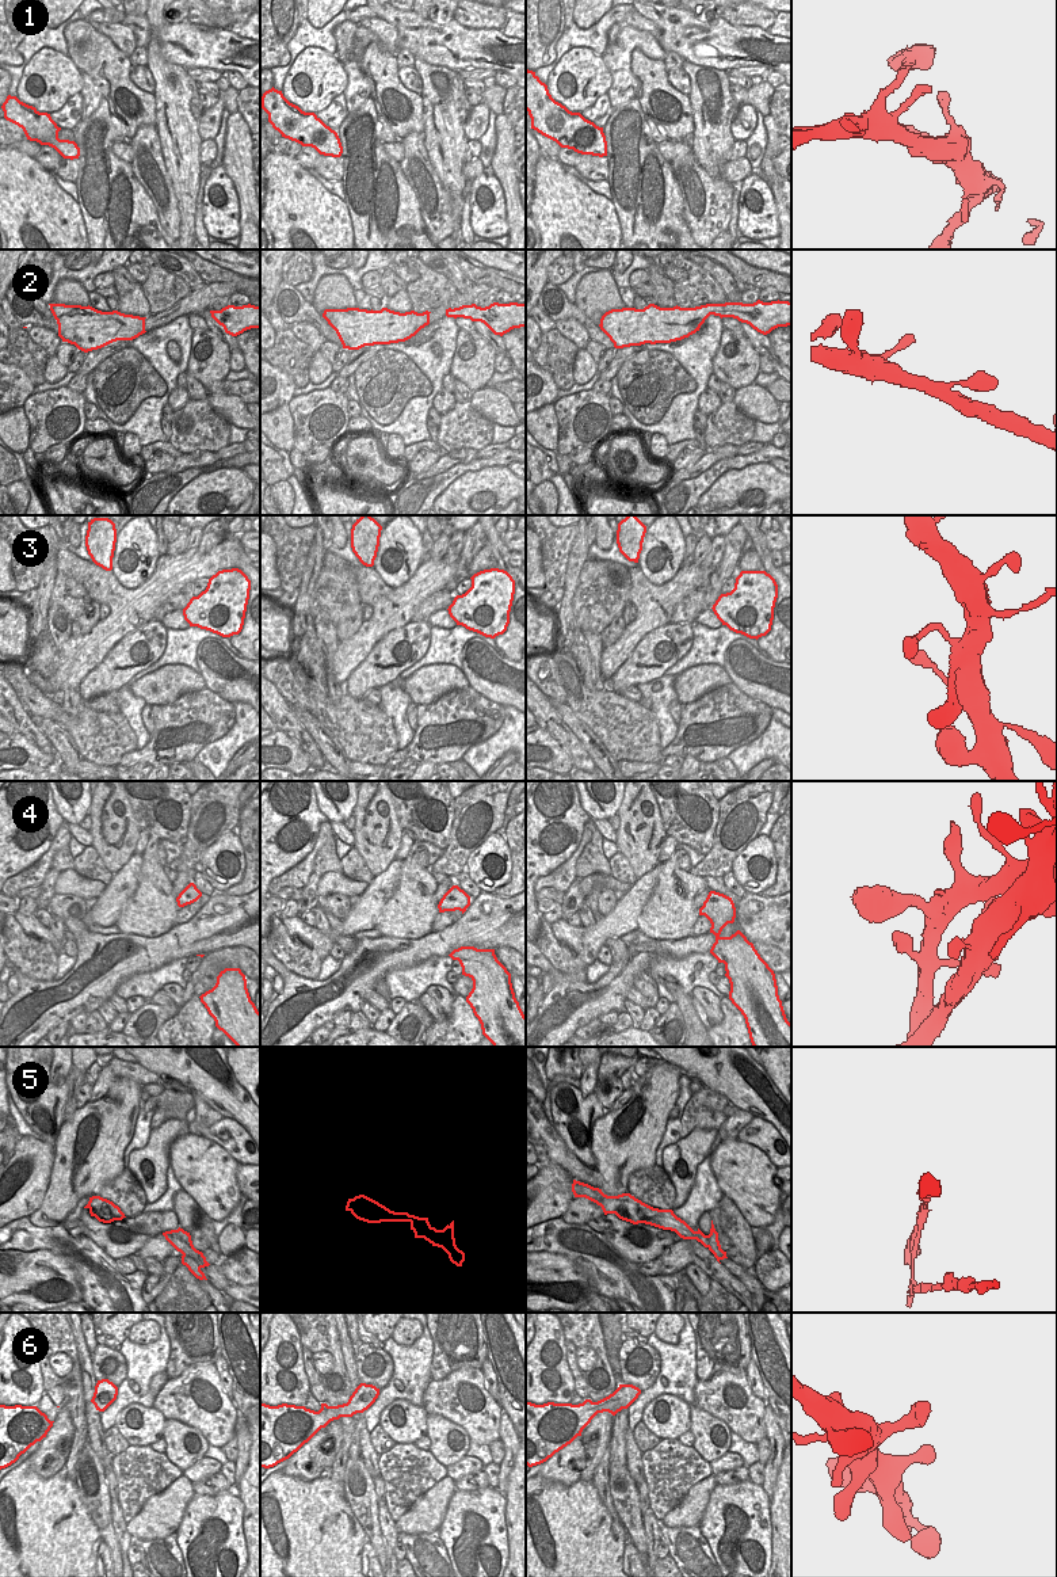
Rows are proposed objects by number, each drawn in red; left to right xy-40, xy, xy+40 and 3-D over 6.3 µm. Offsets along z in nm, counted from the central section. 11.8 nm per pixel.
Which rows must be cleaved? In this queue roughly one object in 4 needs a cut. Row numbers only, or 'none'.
5

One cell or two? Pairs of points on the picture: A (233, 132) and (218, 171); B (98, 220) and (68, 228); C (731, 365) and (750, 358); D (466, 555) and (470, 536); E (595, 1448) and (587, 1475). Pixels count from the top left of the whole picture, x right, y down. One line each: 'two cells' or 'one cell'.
A: two cells
B: two cells
C: one cell
D: one cell
E: one cell

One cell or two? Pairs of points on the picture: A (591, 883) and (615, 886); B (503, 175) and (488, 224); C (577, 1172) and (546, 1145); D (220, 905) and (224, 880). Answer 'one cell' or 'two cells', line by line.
A: one cell
B: two cells
C: one cell
D: two cells

